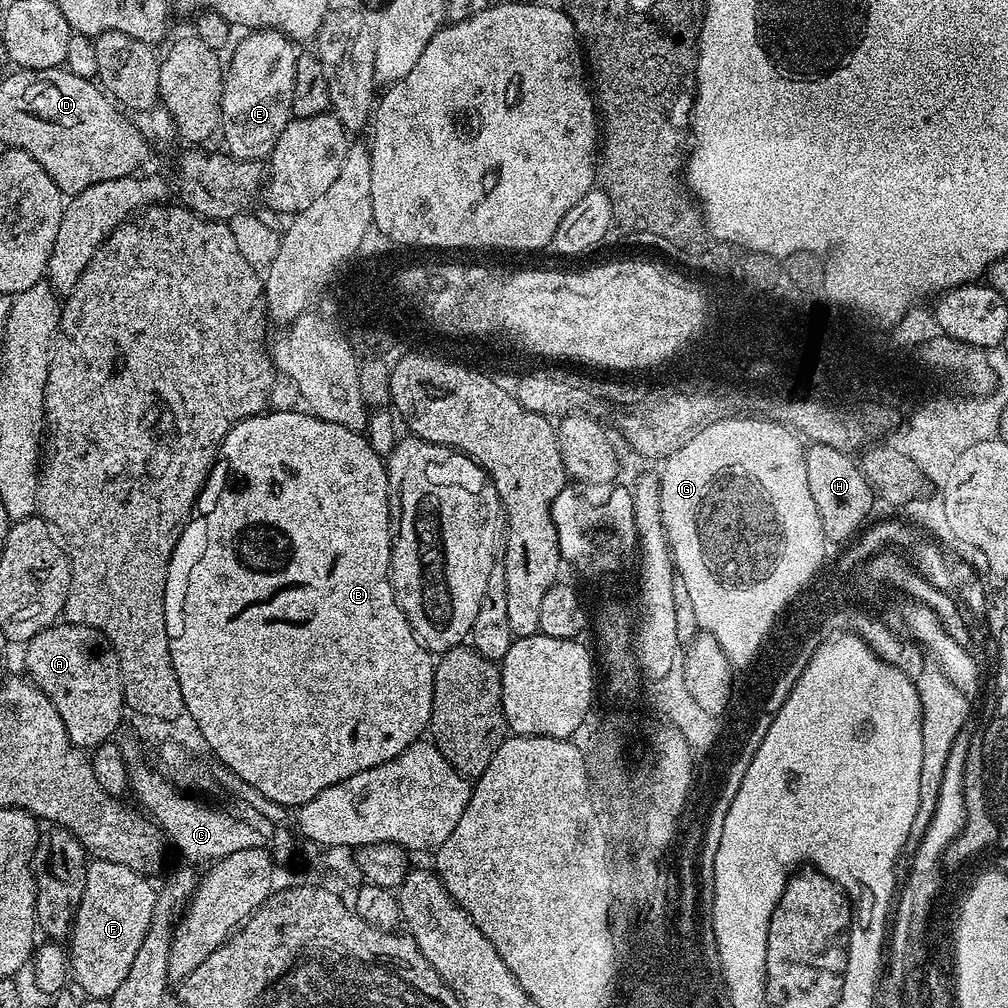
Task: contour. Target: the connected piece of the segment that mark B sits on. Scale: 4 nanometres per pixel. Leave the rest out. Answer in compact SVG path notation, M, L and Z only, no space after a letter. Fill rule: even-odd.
M265 410L258 416L251 416L245 420L239 420L226 434L226 438L220 443L216 463L212 466L212 471L208 474L208 483L200 492L198 501L198 512L204 515L204 549L200 552L200 557L192 564L192 569L188 572L188 581L184 584L184 617L180 620L180 633L171 637L168 649L170 658L174 666L174 674L178 678L178 686L182 690L182 702L187 719L192 719L196 723L196 728L200 731L202 739L208 743L208 748L221 760L223 767L232 771L254 786L259 793L264 794L271 802L280 803L282 806L296 810L301 804L310 802L322 790L326 790L335 784L341 784L346 778L358 774L362 770L377 768L380 764L385 764L394 759L402 750L406 750L411 744L416 743L425 735L432 719L432 699L434 698L434 682L436 681L436 670L434 667L433 653L429 652L420 639L414 634L406 614L398 606L394 598L392 589L392 542L394 539L393 521L388 521L388 500L390 504L390 489L388 486L388 469L385 461L380 455L368 445L367 435L356 431L352 426L338 426L334 422L326 422L322 418L313 416L307 410L300 412L272 412Z

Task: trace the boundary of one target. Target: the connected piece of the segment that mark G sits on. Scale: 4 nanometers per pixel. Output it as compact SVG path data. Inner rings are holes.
M727 418L722 421L718 421L717 424L708 426L706 430L703 430L700 434L695 435L690 442L687 442L680 450L668 457L663 462L663 468L661 470L661 516L662 526L665 528L665 536L668 539L669 550L672 554L672 563L675 564L675 575L678 577L679 583L686 586L686 594L690 594L690 603L694 605L694 618L698 618L698 626L700 632L704 630L711 630L717 632L720 635L720 640L728 642L730 646L730 640L734 642L734 650L738 650L740 654L746 654L746 658L750 655L750 649L754 646L754 641L759 639L759 636L763 633L762 626L765 625L765 619L771 618L778 610L779 604L784 604L784 600L789 600L792 596L792 592L797 592L800 588L800 584L804 584L808 580L810 575L810 566L815 560L822 556L822 539L820 532L820 523L818 523L818 506L815 505L814 497L810 494L810 482L806 482L806 462L804 461L804 453L806 451L805 445L802 443L801 437L796 432L789 430L787 427L778 426L773 420L753 418L754 420L742 420L746 418Z

